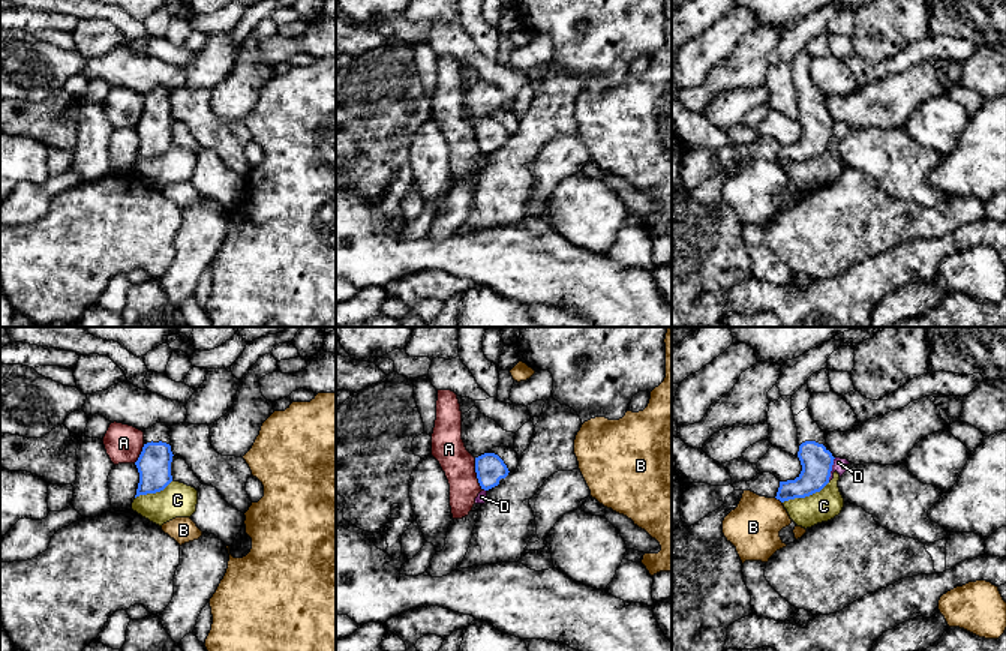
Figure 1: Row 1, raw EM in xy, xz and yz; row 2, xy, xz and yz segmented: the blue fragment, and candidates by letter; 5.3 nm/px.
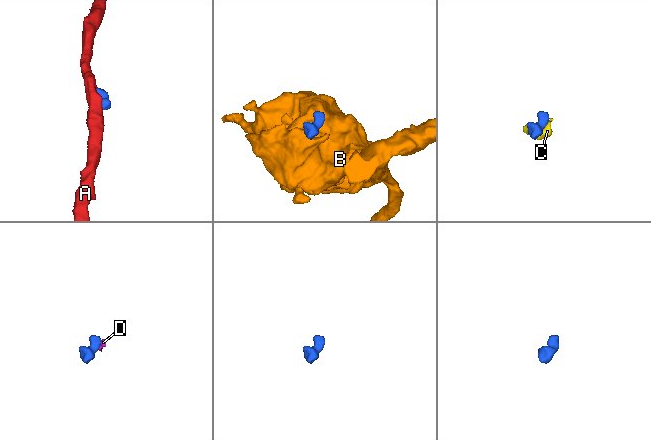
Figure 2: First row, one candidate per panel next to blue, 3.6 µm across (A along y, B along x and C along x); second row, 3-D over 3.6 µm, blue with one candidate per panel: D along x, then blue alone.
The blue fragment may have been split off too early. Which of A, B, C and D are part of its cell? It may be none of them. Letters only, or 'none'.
none

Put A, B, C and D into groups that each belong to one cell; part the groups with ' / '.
A / B / C D

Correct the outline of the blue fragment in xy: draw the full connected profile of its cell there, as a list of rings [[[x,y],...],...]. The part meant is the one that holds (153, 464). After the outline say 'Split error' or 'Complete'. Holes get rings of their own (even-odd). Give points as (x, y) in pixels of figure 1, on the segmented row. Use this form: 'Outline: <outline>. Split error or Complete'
Outline: [[[156,423],[144,430],[144,447],[135,462],[139,472],[136,496],[163,490],[171,482],[171,426]]]. Split error

